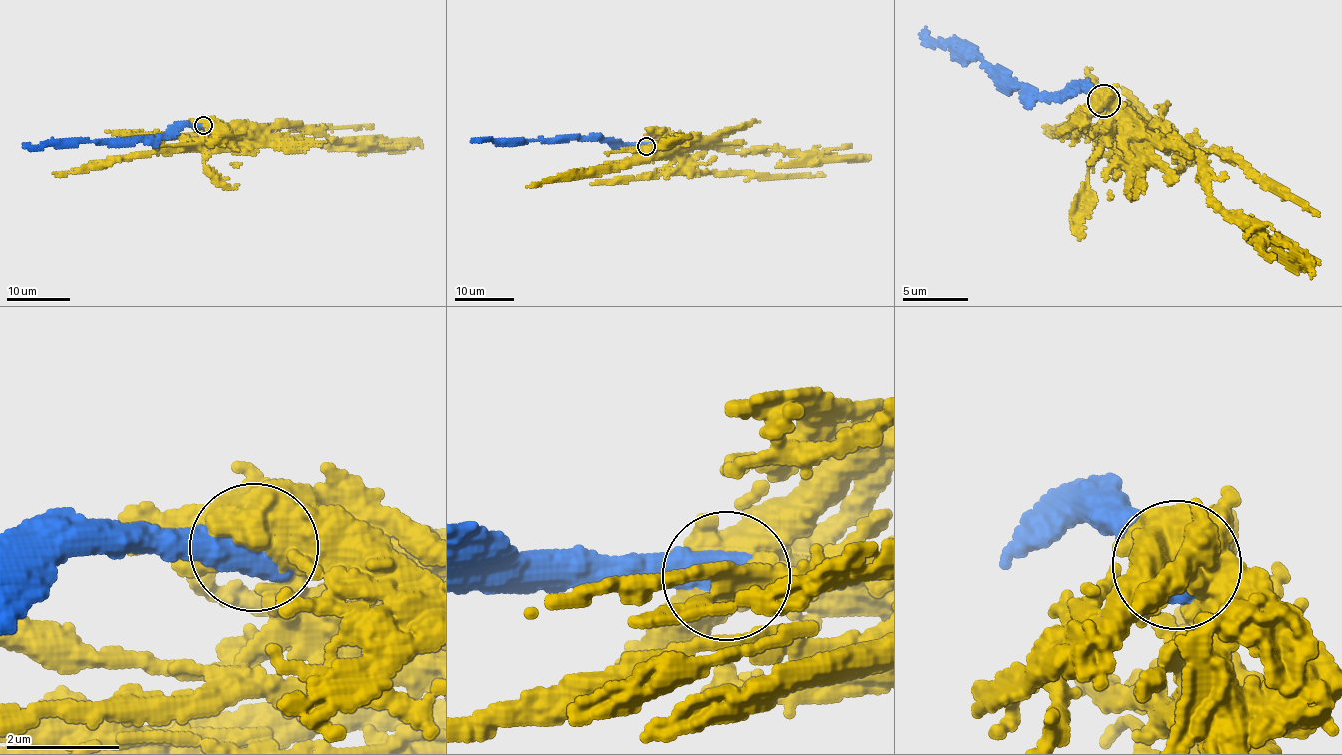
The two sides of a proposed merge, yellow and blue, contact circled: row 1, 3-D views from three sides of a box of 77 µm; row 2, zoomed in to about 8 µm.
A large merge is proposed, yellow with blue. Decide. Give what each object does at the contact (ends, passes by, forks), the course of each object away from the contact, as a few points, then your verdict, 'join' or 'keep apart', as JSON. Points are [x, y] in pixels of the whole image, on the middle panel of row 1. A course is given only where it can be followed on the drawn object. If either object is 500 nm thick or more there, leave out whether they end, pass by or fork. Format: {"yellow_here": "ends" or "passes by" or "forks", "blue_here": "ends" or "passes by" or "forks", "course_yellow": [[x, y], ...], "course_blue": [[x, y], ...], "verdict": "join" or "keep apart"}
{"course_yellow": [[646, 146], [726, 145], [735, 152], [777, 148], [786, 152], [813, 152], [822, 159], [871, 156]], "course_blue": [[646, 147], [615, 147], [599, 140], [470, 142]], "verdict": "keep apart"}

